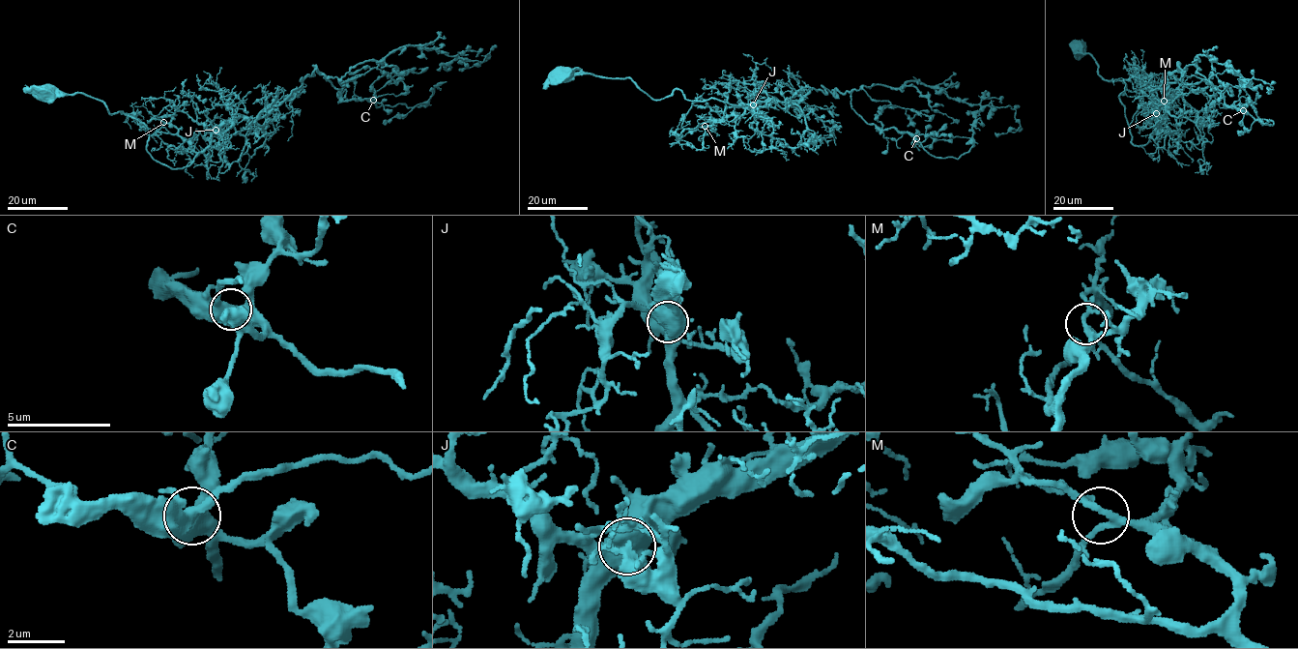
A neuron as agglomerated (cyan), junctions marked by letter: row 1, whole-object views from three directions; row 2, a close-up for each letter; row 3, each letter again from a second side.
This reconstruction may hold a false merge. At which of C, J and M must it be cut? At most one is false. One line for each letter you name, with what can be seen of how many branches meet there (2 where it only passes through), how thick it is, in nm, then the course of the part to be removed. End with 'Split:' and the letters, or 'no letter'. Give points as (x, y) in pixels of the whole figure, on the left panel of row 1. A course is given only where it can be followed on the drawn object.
Split: no letter

